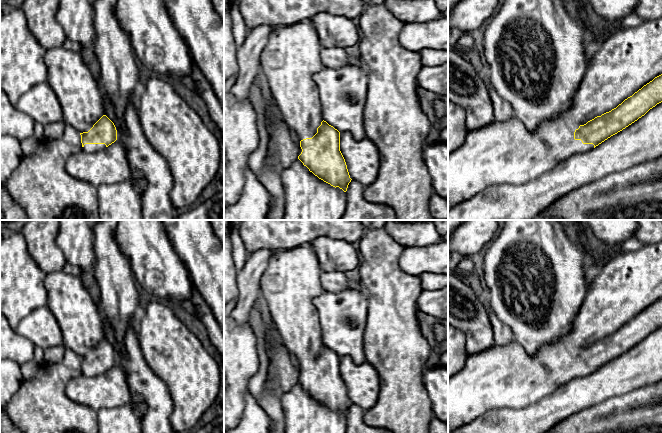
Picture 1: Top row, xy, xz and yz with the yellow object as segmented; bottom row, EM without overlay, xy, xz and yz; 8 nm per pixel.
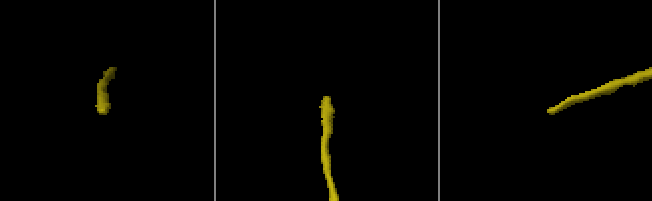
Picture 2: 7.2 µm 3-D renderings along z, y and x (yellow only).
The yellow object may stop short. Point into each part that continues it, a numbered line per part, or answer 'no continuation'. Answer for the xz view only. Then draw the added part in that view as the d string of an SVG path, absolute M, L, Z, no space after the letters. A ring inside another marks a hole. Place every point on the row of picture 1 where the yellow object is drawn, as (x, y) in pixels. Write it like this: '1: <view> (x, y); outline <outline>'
1: xz (291, 57); outline M304 20L290 25L282 25L279 30L270 34L260 55L260 66L268 81L272 98L277 103L288 129L294 131L300 140L312 138L323 121L320 94L313 80L313 75L324 68L320 57L321 48L316 29L312 23Z

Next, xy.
1: xy (89, 148); outline M85 144L82 150L87 153L99 152L106 148L105 144Z

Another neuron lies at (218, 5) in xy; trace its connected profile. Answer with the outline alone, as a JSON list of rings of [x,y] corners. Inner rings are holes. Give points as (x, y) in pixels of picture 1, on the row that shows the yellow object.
[[[211,0],[214,10],[220,16],[221,20],[224,23],[224,0]]]

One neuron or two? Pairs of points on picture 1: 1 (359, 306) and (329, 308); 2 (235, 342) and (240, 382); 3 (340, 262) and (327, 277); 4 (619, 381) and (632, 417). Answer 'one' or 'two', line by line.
1: one
2: one
3: two
4: two

